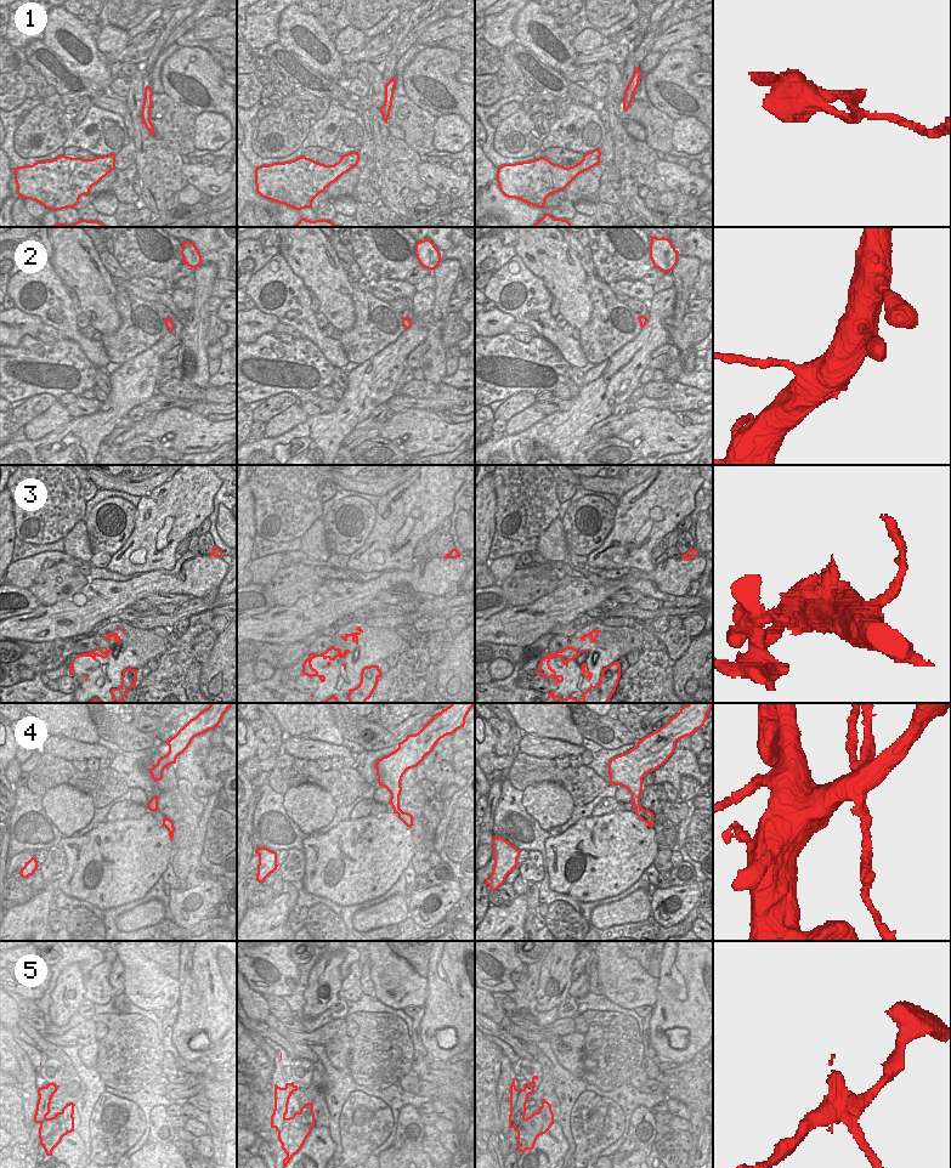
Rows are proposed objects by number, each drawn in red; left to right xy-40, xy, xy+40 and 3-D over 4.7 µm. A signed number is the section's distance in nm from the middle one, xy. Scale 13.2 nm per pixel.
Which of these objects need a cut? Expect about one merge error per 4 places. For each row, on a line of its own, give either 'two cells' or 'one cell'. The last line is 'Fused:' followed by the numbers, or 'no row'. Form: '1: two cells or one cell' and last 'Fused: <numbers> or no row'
1: two cells
2: one cell
3: two cells
4: two cells
5: two cells
Fused: 1, 3, 4, 5

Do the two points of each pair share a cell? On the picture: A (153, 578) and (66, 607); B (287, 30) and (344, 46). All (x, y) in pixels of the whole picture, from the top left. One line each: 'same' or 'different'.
A: same
B: different

